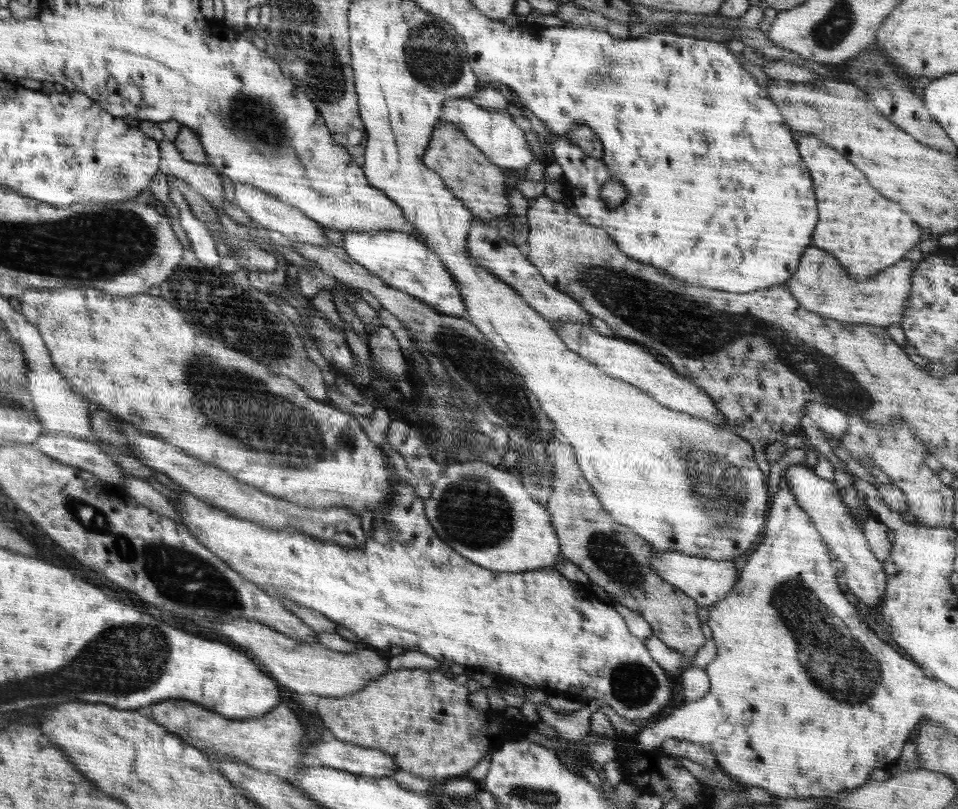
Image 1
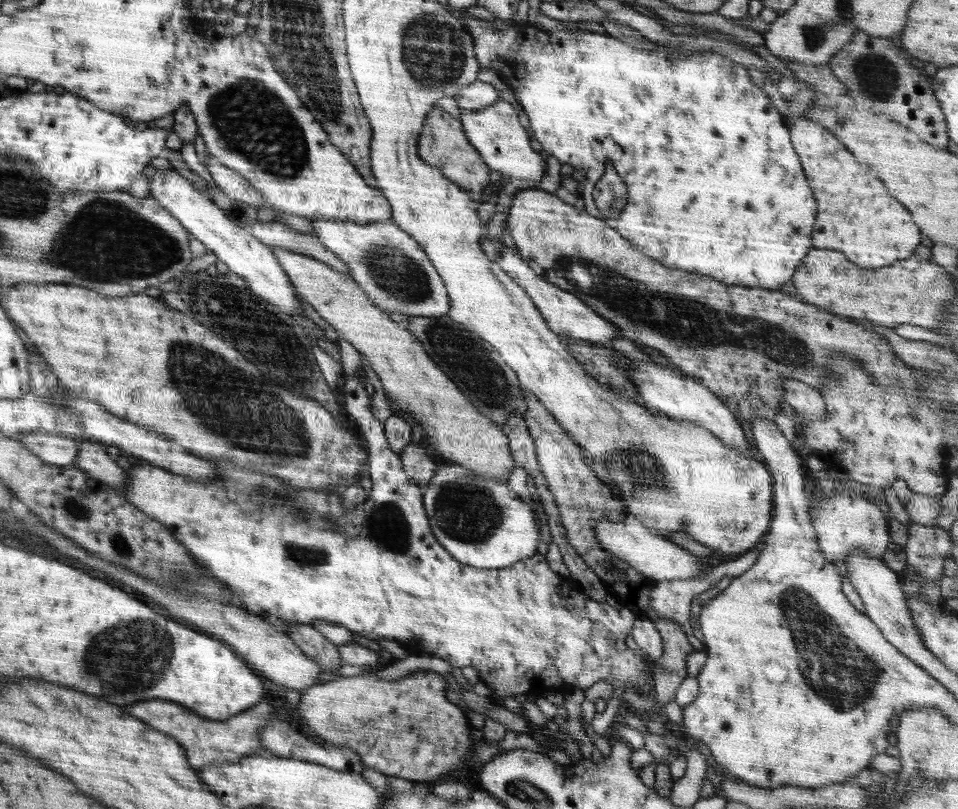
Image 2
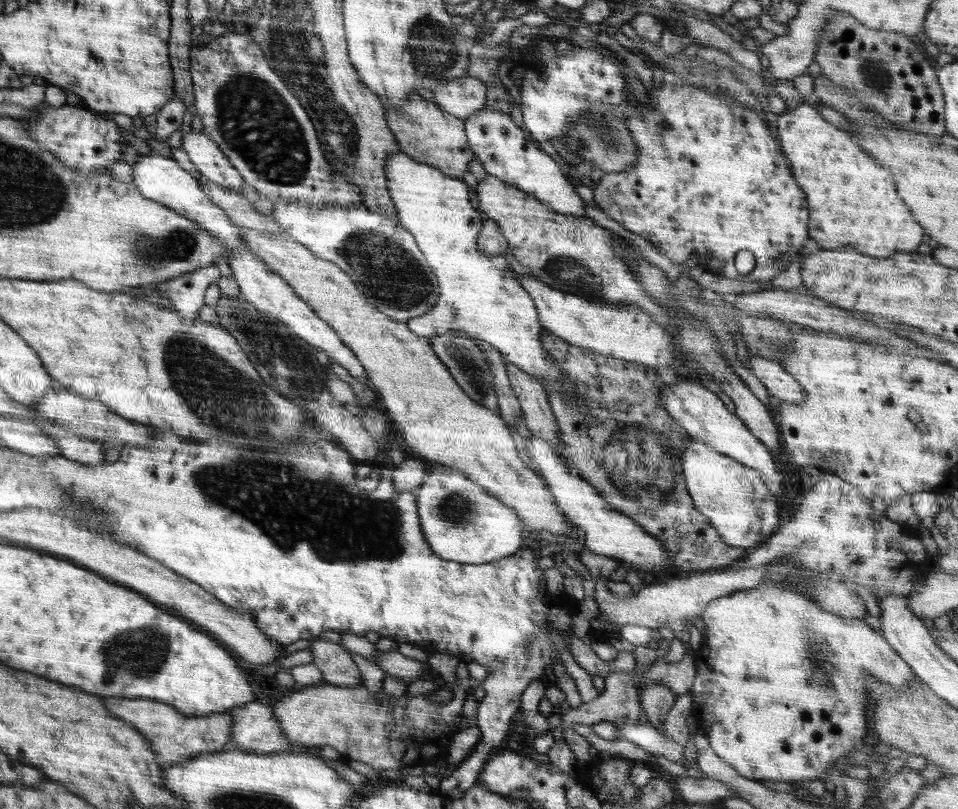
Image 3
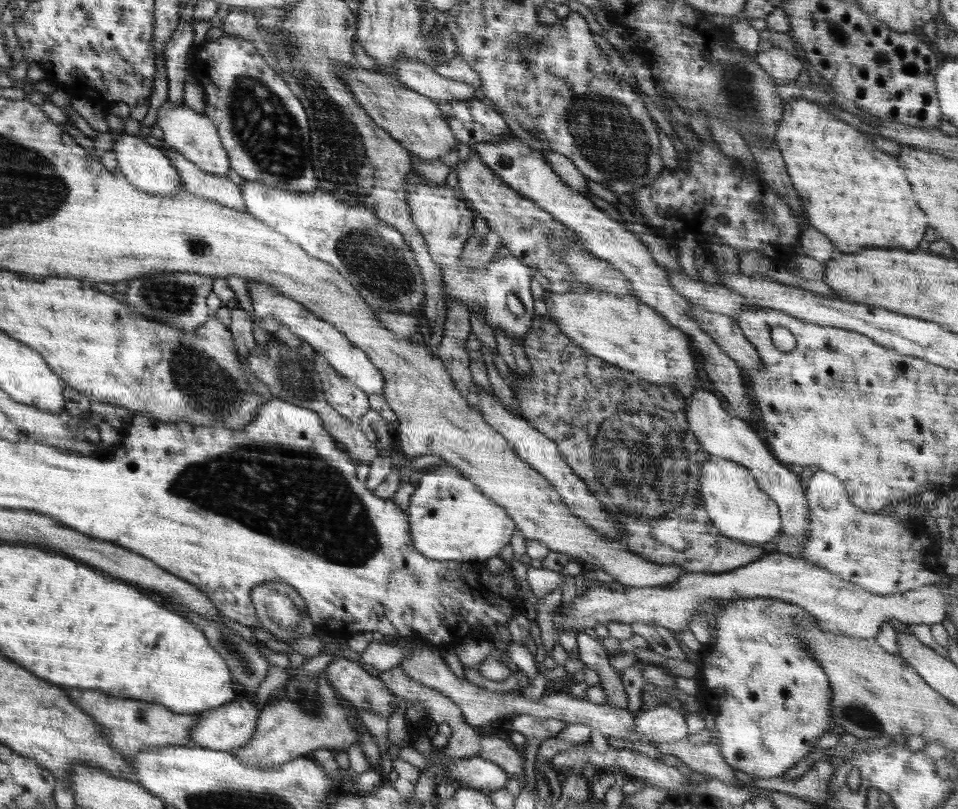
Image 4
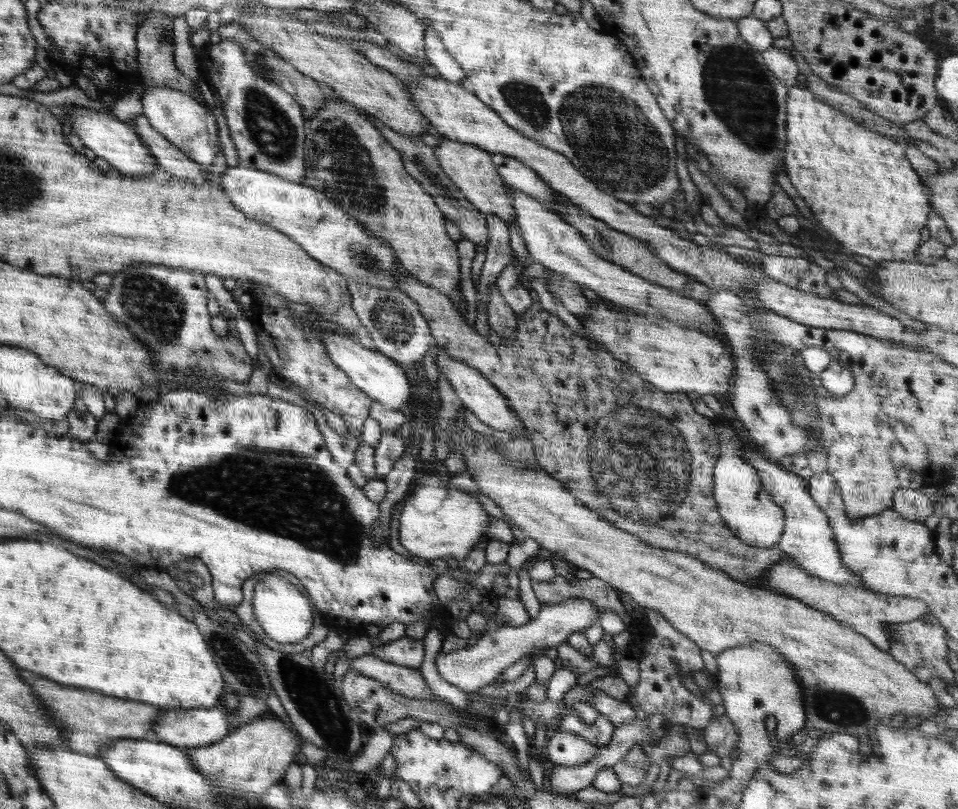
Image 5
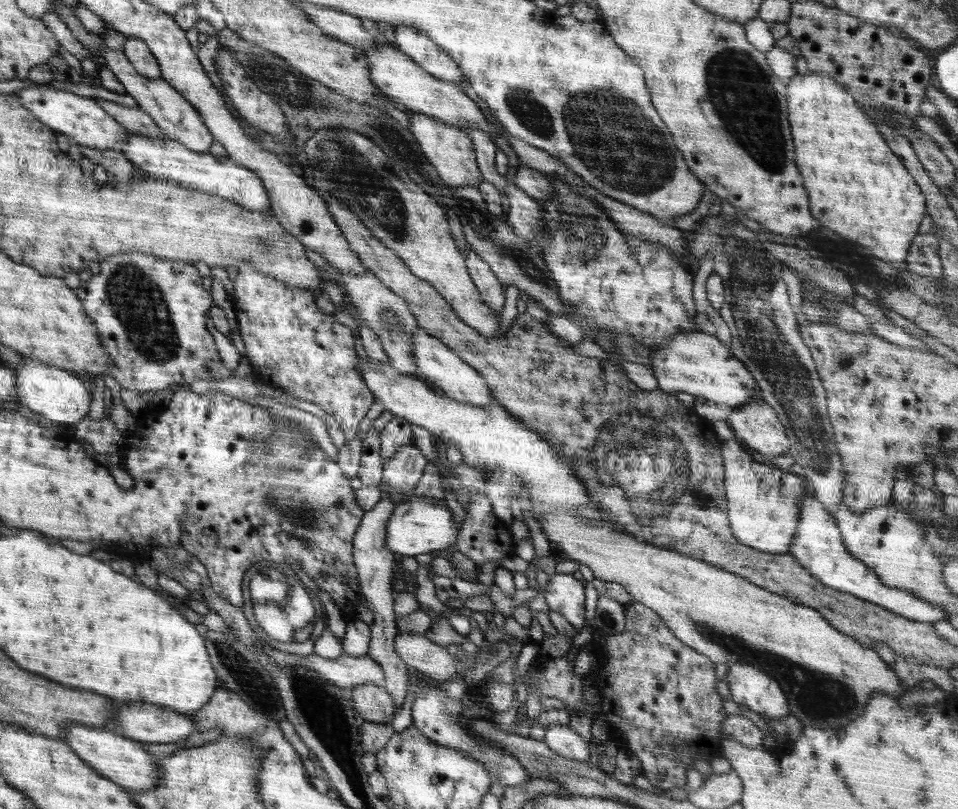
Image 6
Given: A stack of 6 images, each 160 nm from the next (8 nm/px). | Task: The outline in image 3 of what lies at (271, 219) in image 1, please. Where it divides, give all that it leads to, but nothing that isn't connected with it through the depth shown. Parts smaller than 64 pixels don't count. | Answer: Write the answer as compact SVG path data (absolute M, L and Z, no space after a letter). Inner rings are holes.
M189 128L185 131L180 129L181 147L187 152L190 162L196 166L200 175L224 188L241 192L246 180L232 166L227 155L220 151L215 140L204 132L195 133L187 129Z

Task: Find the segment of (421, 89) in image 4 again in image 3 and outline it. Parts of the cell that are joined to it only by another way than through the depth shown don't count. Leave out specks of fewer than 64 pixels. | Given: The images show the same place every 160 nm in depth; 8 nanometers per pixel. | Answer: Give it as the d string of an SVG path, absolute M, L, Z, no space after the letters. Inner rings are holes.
M470 76L451 80L433 88L432 92L434 103L442 111L456 115L462 121L484 109L486 104L486 85L482 80Z

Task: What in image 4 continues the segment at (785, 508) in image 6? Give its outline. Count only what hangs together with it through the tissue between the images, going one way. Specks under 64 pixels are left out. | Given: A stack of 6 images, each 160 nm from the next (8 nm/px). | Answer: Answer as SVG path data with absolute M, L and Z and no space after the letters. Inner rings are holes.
M712 455L699 469L700 496L720 534L747 545L771 545L778 539L782 532L778 505L758 486L749 468Z

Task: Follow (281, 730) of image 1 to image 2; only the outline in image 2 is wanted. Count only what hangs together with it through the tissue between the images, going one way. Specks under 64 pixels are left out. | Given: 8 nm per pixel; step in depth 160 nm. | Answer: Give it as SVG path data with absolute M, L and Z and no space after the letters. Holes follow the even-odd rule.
M162 699L127 705L124 711L140 718L156 730L166 732L166 735L170 734L172 739L183 746L188 762L195 770L206 765L238 762L254 754L267 753L260 740L260 731L271 718L274 718L272 705L266 700L227 719L209 719L204 715L189 711L187 707Z

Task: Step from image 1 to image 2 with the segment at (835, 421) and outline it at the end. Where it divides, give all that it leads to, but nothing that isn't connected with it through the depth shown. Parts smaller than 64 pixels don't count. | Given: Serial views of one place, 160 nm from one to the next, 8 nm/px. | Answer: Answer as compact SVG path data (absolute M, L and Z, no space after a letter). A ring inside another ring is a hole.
M789 378L783 382L782 388L785 402L809 421L821 420L827 416L823 396L808 384Z

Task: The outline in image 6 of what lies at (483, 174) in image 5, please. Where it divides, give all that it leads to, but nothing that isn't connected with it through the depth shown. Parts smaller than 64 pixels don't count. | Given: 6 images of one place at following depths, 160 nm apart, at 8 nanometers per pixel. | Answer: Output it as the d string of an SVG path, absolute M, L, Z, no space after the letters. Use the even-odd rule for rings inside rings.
M408 110L407 118L409 121L408 130L418 142L420 150L424 151L425 157L436 169L440 180L451 187L478 187L482 181L482 174L477 165L476 151L470 138L462 130L442 123L432 116L422 115Z

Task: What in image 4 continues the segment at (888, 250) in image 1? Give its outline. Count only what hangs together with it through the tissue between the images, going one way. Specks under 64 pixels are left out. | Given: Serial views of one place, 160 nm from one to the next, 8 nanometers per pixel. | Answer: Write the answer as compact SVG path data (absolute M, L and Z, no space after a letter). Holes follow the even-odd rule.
M802 97L784 105L782 120L776 128L776 145L780 148L792 184L804 202L810 224L826 234L842 252L860 252L864 248L918 248L926 232L926 216L918 208L914 194L894 156L874 148L874 144L848 124L826 112L820 104Z

